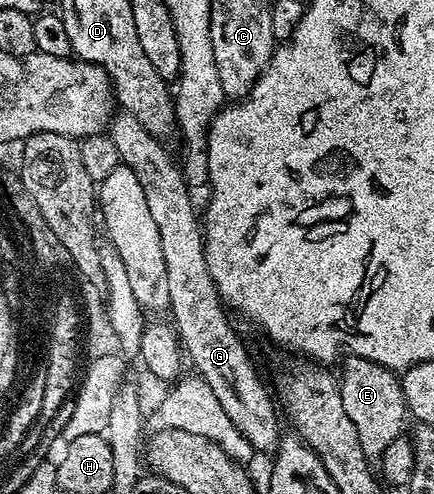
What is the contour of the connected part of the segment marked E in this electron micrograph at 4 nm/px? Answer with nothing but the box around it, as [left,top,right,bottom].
[338,357,410,460]

